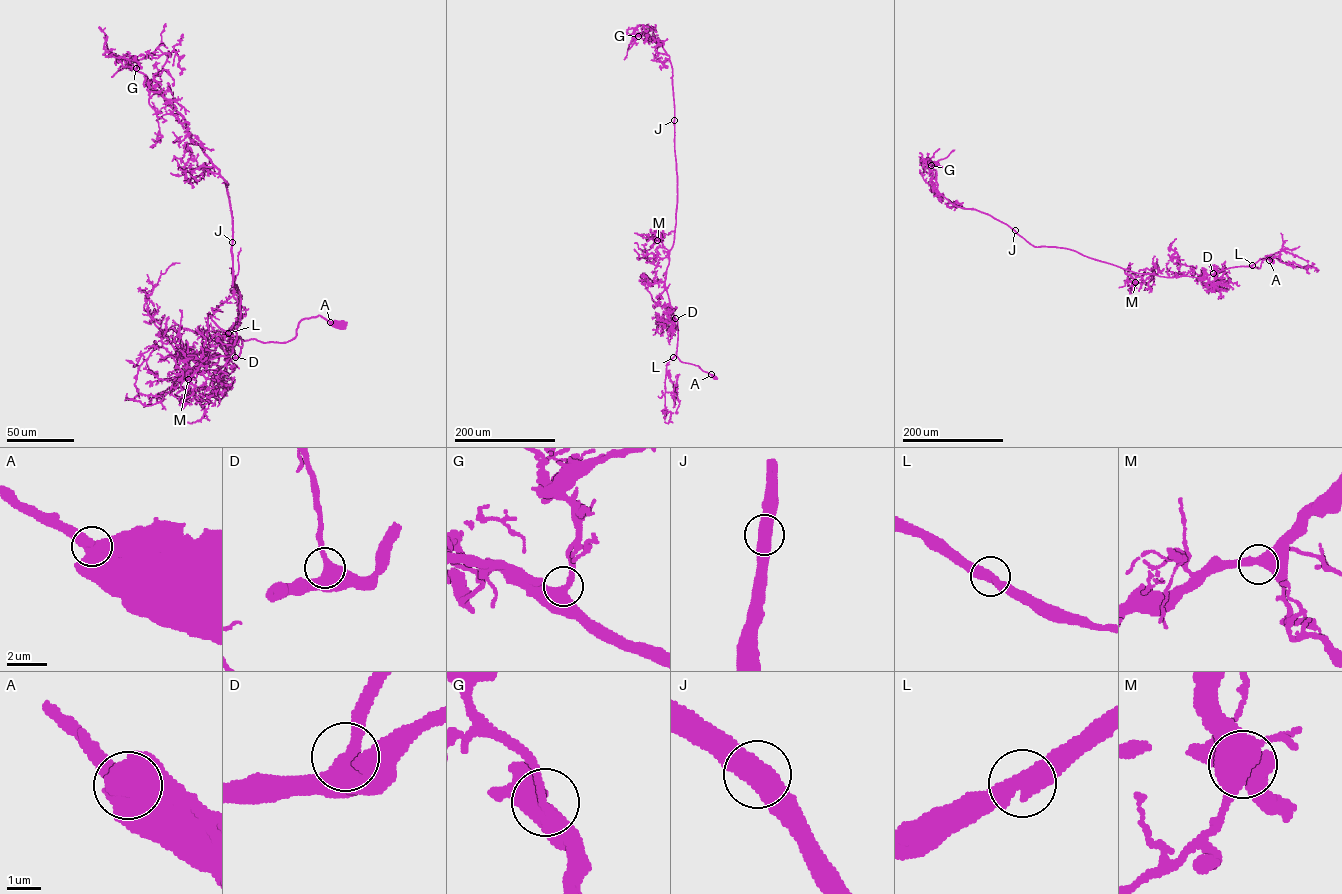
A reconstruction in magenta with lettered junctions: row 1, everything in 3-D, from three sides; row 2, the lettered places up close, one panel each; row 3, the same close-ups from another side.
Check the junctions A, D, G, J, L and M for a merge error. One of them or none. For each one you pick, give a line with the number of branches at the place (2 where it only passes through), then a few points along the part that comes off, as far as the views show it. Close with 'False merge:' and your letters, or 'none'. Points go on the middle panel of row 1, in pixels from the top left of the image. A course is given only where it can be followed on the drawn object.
False merge: none

